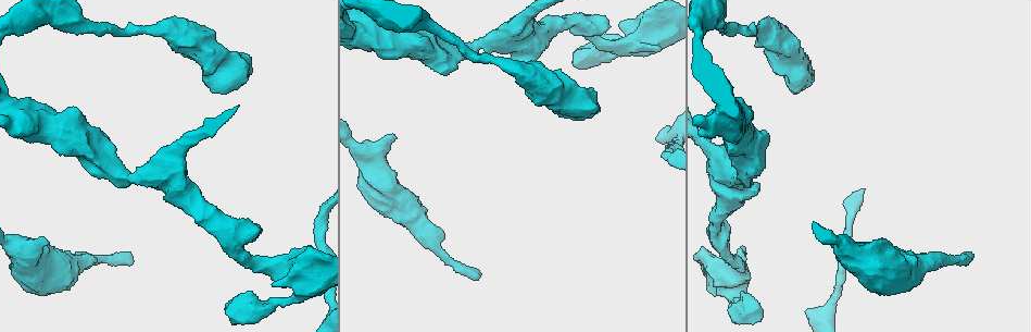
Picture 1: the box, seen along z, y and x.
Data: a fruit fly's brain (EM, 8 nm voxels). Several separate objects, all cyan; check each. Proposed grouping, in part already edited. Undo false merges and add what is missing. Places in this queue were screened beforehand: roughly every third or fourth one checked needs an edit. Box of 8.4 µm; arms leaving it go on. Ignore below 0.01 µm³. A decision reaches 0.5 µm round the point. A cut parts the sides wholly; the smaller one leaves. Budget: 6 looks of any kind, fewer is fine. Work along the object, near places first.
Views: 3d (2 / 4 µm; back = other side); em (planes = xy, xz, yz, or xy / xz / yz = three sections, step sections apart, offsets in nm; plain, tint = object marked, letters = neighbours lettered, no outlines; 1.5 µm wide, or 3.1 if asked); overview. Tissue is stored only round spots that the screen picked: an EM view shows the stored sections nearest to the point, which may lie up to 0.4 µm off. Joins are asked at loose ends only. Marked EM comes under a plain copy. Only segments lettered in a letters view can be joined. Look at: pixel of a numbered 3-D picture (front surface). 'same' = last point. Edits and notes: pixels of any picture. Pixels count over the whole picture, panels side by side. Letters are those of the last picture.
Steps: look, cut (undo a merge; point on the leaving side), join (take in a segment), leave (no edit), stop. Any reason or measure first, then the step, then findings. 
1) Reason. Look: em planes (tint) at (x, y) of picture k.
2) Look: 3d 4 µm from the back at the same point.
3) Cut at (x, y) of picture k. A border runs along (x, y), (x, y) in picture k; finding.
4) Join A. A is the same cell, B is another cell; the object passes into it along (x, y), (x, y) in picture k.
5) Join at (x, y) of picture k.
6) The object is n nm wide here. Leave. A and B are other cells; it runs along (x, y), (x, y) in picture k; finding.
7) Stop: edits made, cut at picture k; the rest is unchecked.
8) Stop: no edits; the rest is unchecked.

Stops while still wide. Look: em planes (tint) at (306, 246) of picture 1.

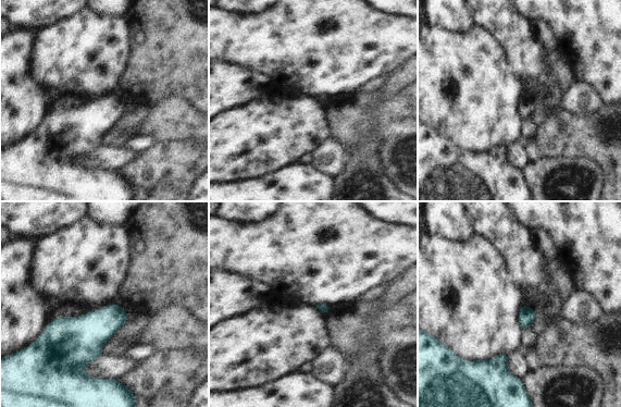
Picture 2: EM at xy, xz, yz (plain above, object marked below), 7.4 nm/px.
What lies round it. Look: em planes (letters) at the same point.

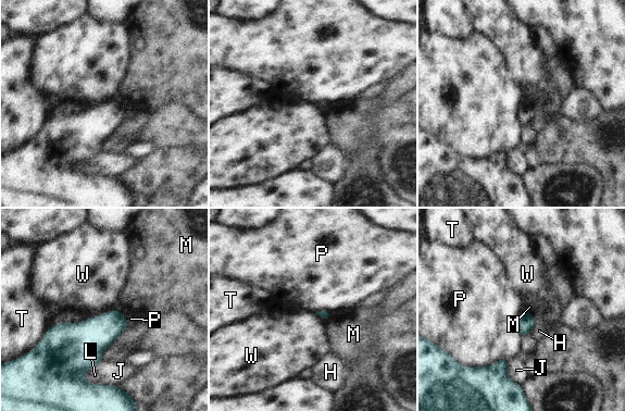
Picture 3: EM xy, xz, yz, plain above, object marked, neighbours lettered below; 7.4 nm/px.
The longest contact is with W, 460 nm. Leave. H, J, L, M, P, T and W are other cells; none of them fits.

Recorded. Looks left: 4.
End of a long branch. Look: em planes (tint) at (480, 277) of picture 1.

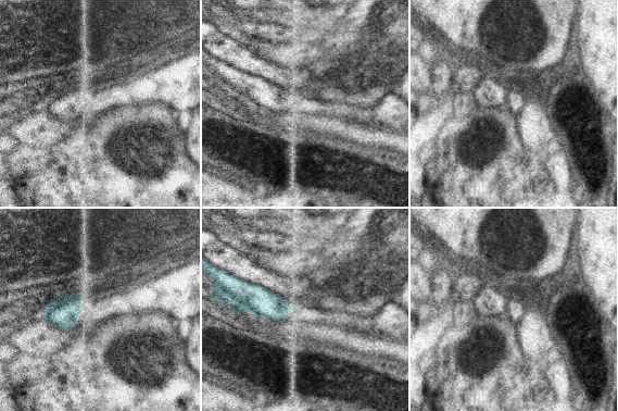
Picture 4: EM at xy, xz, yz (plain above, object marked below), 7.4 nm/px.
What lies round it. Look: em planes (letters) at the same point.

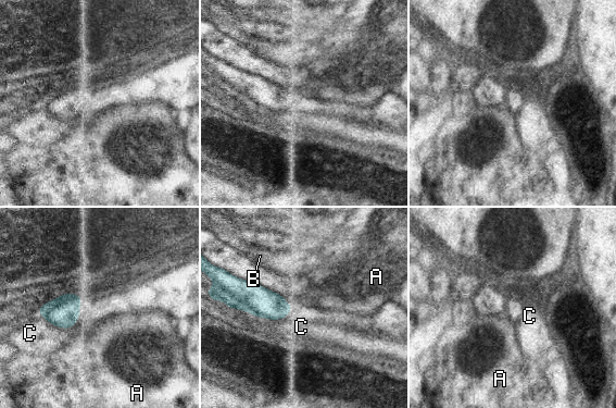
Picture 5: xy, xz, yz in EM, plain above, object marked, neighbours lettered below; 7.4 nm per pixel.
Leave. A, B and C are other cells; a border runs along (218, 300), (269, 319), (293, 309) in picture 5; none of them fits.

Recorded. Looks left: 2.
Stop: no edits; the rest is unchecked.

